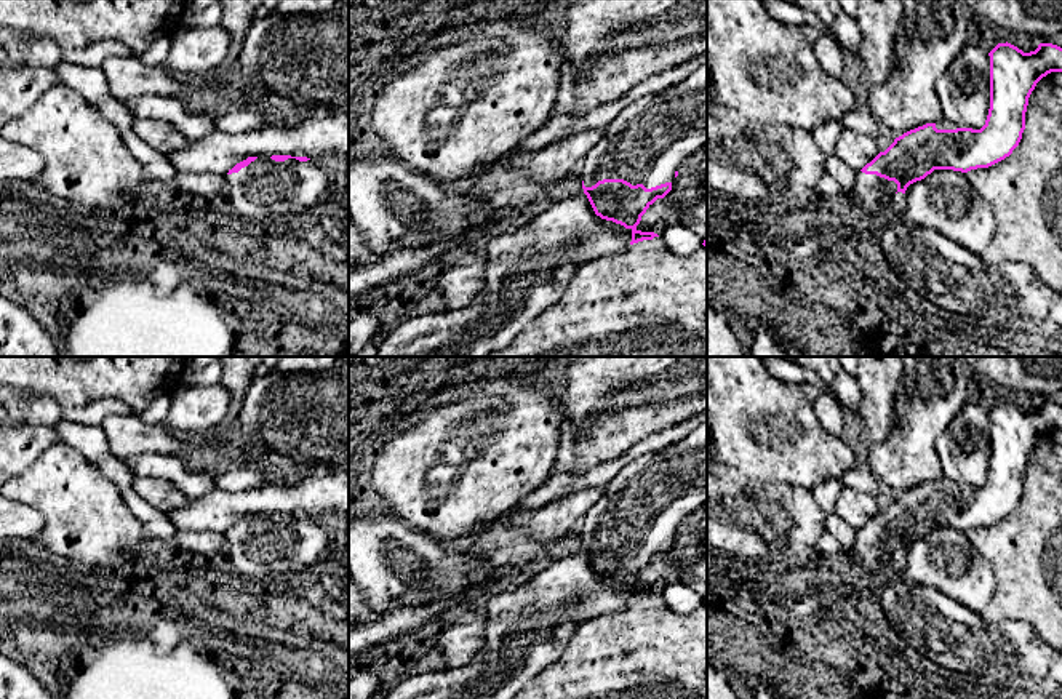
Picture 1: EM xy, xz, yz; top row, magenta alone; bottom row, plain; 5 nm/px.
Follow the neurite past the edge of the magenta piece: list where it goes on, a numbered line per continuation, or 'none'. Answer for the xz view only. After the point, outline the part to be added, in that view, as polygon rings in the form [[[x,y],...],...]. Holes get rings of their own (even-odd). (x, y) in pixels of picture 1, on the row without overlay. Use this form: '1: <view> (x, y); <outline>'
1: xz (648, 499); [[[707,421],[661,451],[627,464],[603,496],[582,515],[576,533],[585,545],[603,537],[624,537],[646,547],[673,541],[685,517],[707,501]]]

